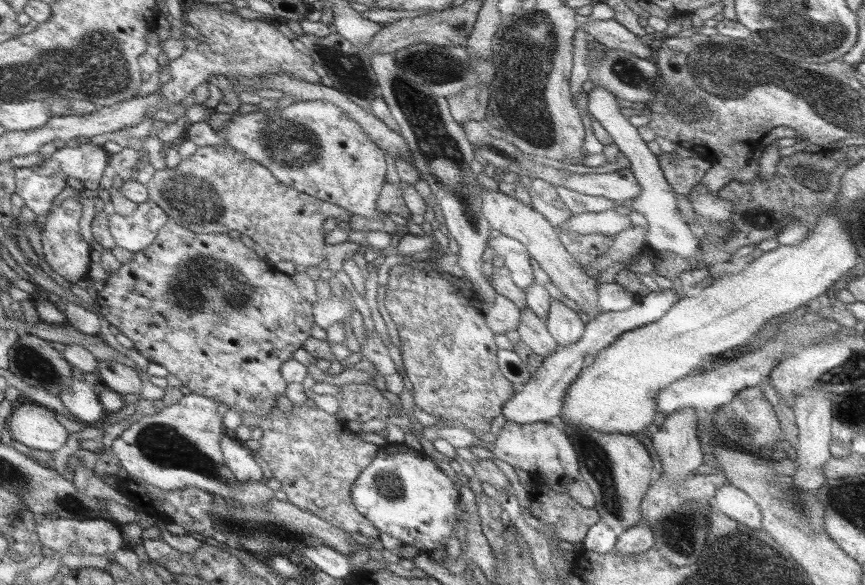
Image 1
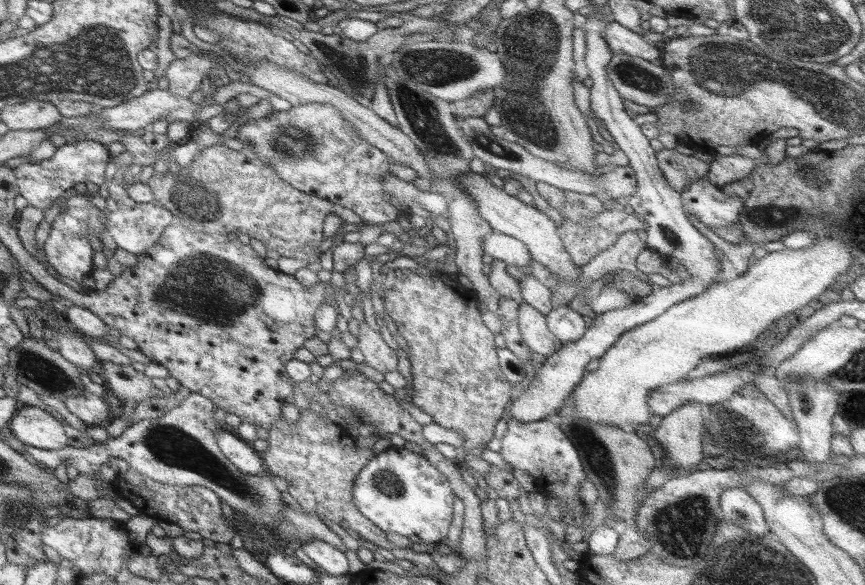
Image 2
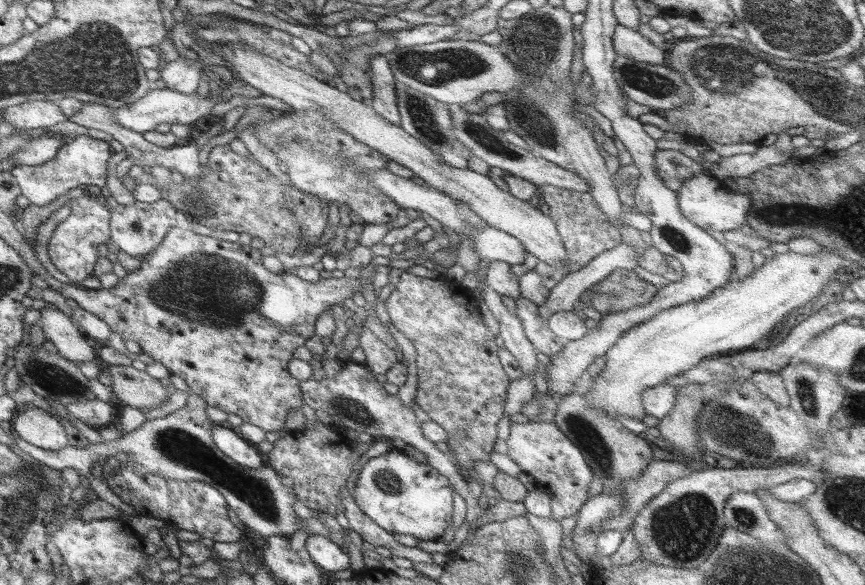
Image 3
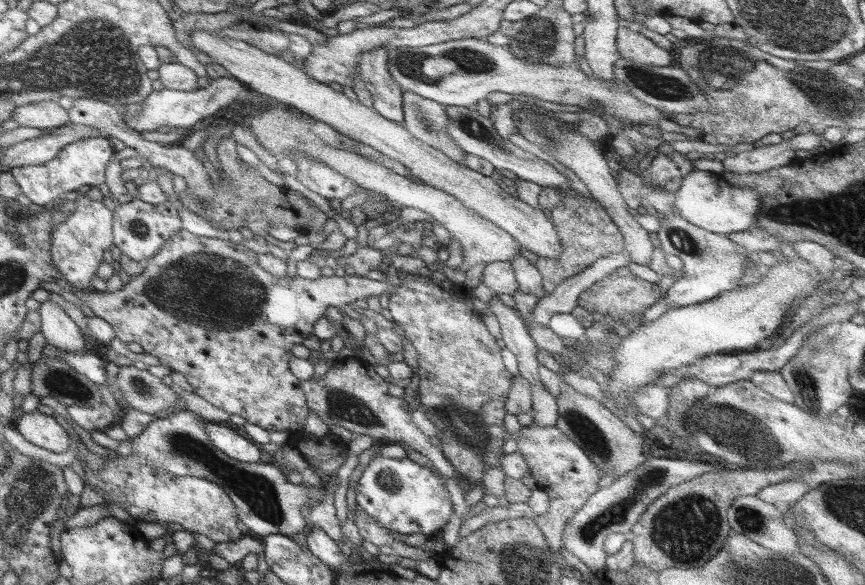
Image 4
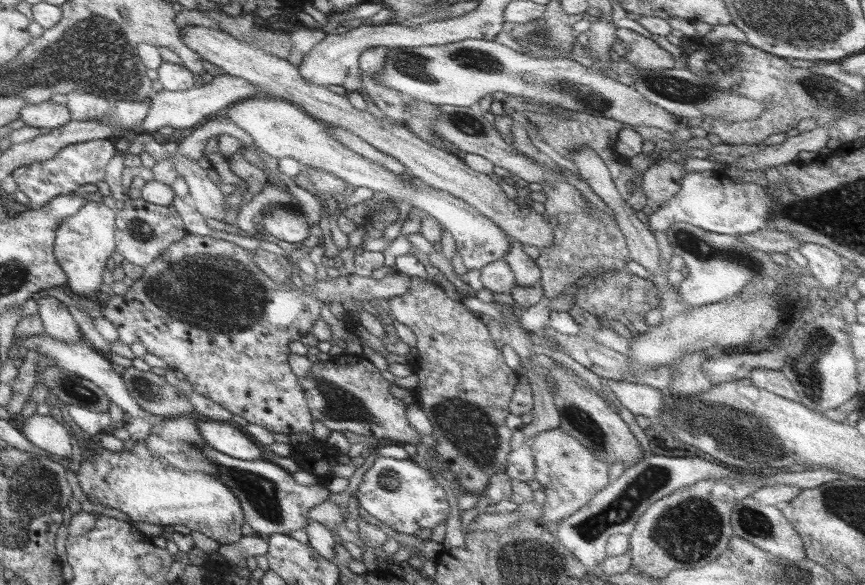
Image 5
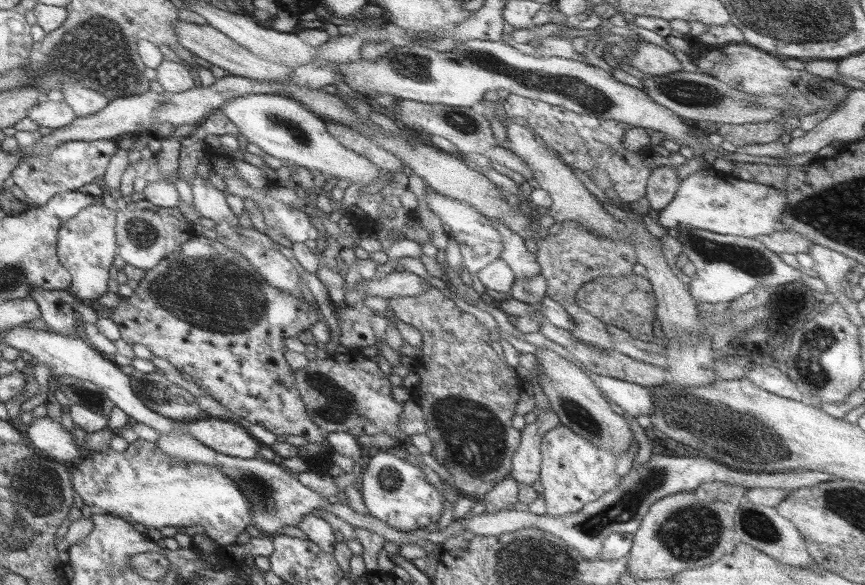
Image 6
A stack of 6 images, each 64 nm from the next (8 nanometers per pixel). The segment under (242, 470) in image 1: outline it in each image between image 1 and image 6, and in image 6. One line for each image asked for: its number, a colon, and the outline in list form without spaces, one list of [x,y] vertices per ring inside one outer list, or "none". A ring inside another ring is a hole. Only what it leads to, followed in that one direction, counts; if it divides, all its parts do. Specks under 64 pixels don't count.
2: [[[225,428],[217,432],[217,446],[221,454],[243,474],[243,476],[263,476],[261,456],[247,446],[239,436],[229,434]]]
3: [[[215,424],[213,442],[215,442],[217,450],[221,450],[221,454],[225,454],[227,458],[231,458],[235,462],[235,466],[243,466],[249,470],[257,470],[263,466],[259,450],[251,442],[243,440],[235,430],[227,430],[227,428],[221,428],[219,424]]]
4: [[[207,422],[205,426],[207,438],[211,444],[223,452],[227,458],[233,458],[235,462],[245,462],[245,464],[257,464],[261,456],[261,448],[253,444],[253,440],[245,440],[245,436],[239,434],[237,428],[227,428],[223,424],[213,424]]]
5: [[[199,420],[199,434],[219,454],[227,454],[243,462],[257,462],[263,454],[263,448],[251,436],[241,434],[237,428],[229,426],[229,422]]]
6: [[[203,416],[199,420],[189,420],[187,430],[201,444],[231,458],[253,460],[261,448],[261,444],[251,438],[245,428],[229,420],[213,420]]]

